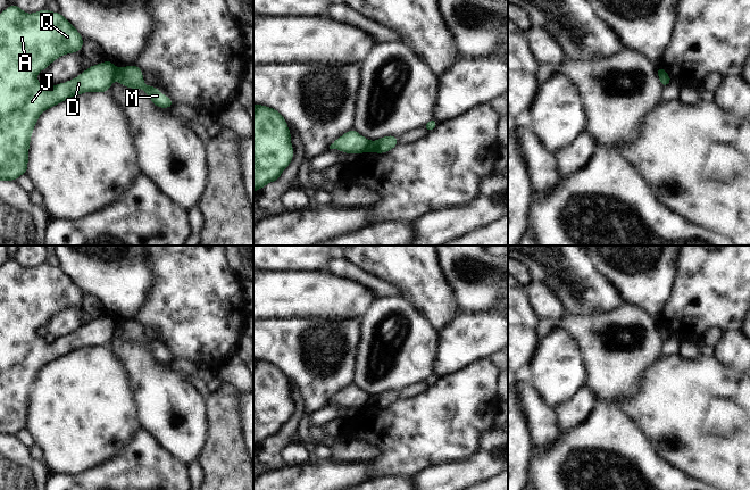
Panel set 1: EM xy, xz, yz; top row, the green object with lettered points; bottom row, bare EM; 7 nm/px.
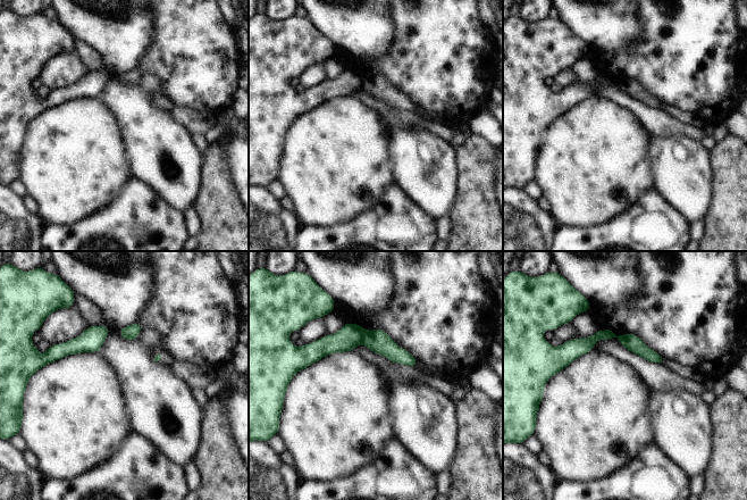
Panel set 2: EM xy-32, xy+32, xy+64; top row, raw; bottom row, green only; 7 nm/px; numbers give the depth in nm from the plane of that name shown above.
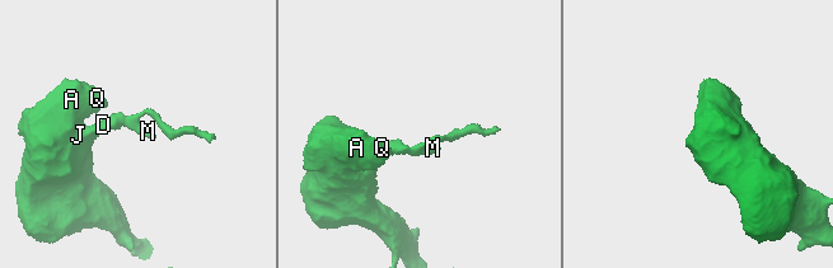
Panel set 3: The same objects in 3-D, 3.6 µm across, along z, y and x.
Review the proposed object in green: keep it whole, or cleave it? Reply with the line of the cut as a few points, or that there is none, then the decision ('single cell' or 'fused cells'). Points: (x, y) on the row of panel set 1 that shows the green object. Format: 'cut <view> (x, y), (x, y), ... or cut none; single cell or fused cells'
cut xy (118, 68), (114, 80); fused cells

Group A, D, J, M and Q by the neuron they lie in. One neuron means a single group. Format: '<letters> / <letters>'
A D J Q / M

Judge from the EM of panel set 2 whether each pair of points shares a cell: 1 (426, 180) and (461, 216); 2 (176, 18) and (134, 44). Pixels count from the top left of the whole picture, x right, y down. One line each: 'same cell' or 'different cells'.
1: different cells
2: different cells

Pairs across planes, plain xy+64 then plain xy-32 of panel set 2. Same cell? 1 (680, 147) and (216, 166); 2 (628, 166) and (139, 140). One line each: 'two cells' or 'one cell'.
1: two cells
2: two cells

